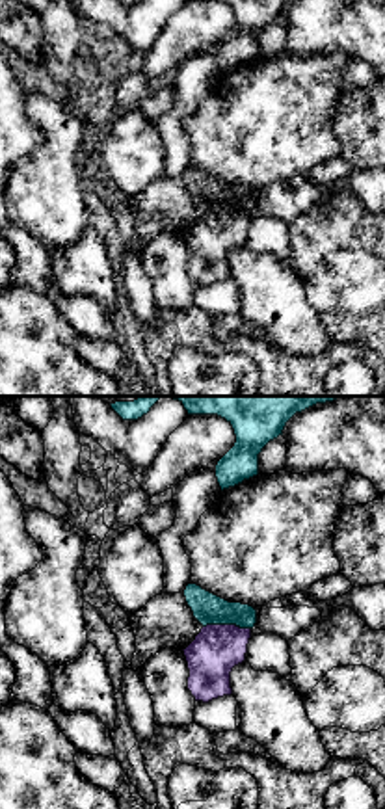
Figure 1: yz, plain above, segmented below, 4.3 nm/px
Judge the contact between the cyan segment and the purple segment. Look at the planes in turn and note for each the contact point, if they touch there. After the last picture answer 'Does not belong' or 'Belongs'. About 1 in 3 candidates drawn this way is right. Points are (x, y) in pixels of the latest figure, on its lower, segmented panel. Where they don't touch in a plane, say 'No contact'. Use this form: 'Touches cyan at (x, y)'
Touches cyan at (227, 623)

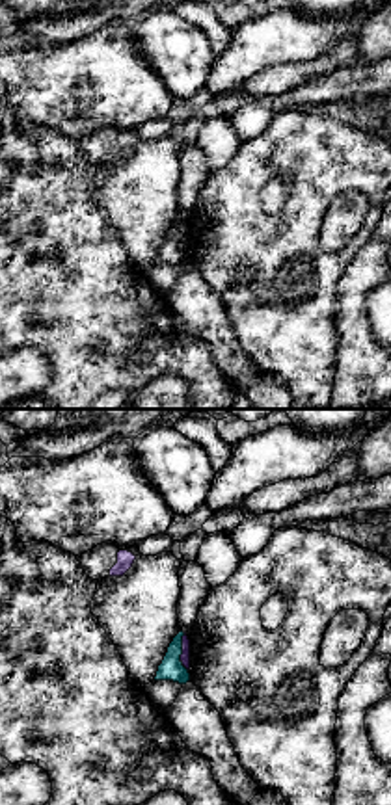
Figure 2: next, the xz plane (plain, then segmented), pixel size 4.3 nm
Touches cyan at (181, 651)

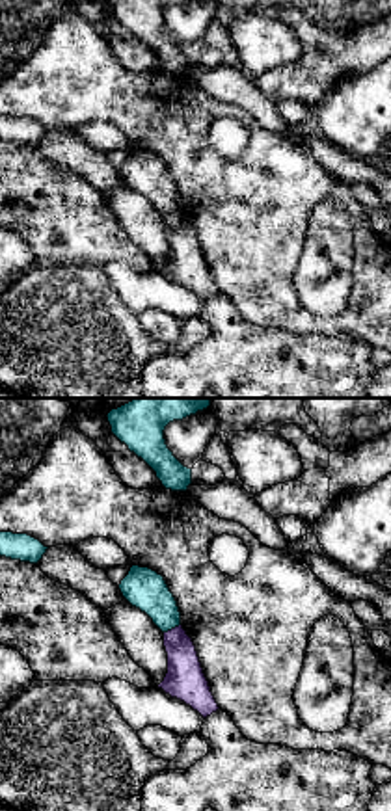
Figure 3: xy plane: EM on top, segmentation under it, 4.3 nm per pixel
Touches cyan at (172, 627)

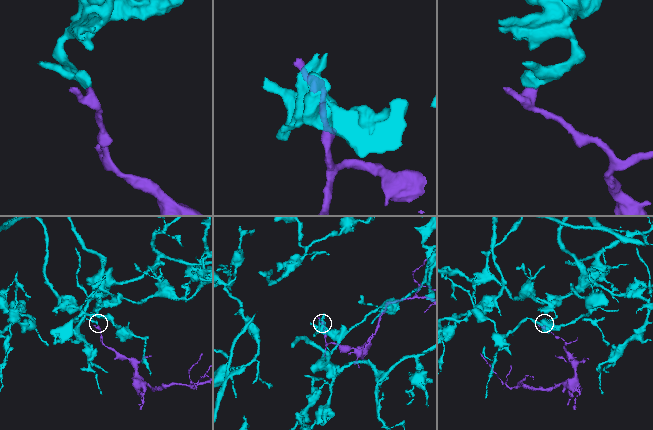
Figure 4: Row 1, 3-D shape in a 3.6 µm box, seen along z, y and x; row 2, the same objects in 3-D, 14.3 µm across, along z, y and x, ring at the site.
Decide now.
Does not belong

